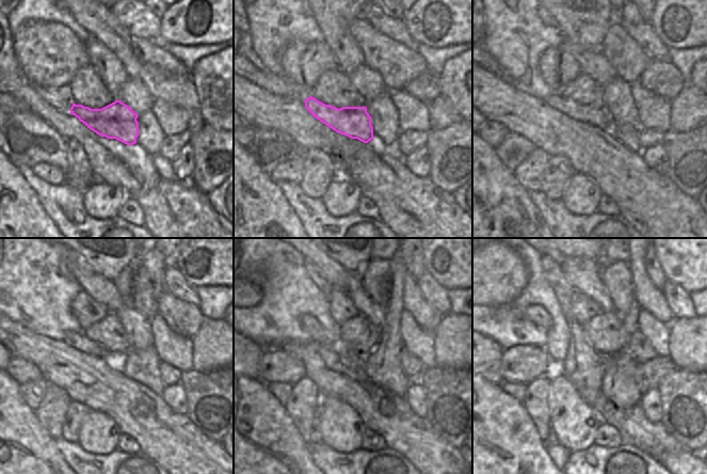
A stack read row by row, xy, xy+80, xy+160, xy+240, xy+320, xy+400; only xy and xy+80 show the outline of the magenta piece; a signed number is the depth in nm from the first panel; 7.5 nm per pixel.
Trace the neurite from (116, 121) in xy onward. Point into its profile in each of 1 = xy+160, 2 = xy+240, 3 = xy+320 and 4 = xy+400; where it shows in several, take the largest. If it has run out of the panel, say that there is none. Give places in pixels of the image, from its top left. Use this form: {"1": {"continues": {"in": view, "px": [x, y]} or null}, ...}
{"1": {"continues": {"in": "xy+160", "px": [597, 116]}}, "2": {"continues": {"in": "xy+240", "px": [79, 341]}}, "3": {"continues": {"in": "xy+320", "px": [308, 324]}}, "4": {"continues": {"in": "xy+400", "px": [536, 314]}}}

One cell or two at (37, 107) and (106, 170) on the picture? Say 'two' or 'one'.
one

